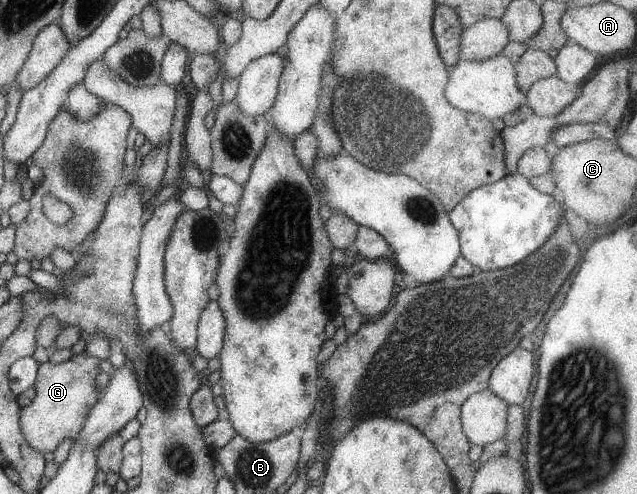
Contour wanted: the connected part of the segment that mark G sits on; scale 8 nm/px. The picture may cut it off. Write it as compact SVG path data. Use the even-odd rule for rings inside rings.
M83 354L71 355L67 361L51 364L44 362L38 366L35 382L33 383L34 397L28 405L19 409L19 424L22 435L33 450L46 454L52 454L62 440L74 441L81 430L85 416L89 408L99 395L99 388L94 382L94 376L101 372L98 368L100 360L91 355Z

